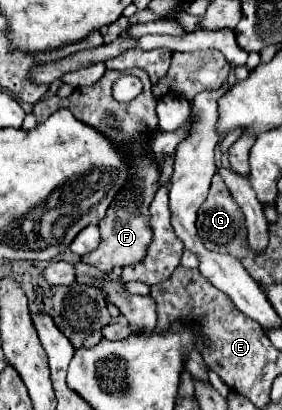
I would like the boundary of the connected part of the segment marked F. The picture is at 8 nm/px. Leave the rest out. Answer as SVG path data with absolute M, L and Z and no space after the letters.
M133 69L129 73L143 81L143 91L133 99L133 101L137 101L137 99L143 101L143 111L141 113L135 113L137 105L133 101L119 103L111 95L113 83L123 75L121 71L107 71L95 85L79 87L67 99L59 99L57 95L55 97L45 97L39 103L35 103L35 109L33 109L33 115L37 117L37 123L47 121L47 117L53 115L59 109L69 109L77 119L81 119L83 123L87 123L89 127L93 127L101 135L105 135L119 149L119 153L125 157L125 161L129 165L131 177L129 177L127 187L123 187L117 193L115 201L107 209L105 219L99 221L101 245L93 253L83 255L83 263L89 263L89 265L97 267L99 271L103 271L103 273L111 273L113 267L125 267L125 265L139 263L147 255L147 247L151 243L149 205L153 201L153 195L159 189L159 175L161 175L161 167L157 167L157 161L153 159L153 155L149 151L149 139L151 139L153 131L159 129L159 119L157 119L157 113L155 113L157 99L151 93L151 81L149 81L149 75L145 71Z

